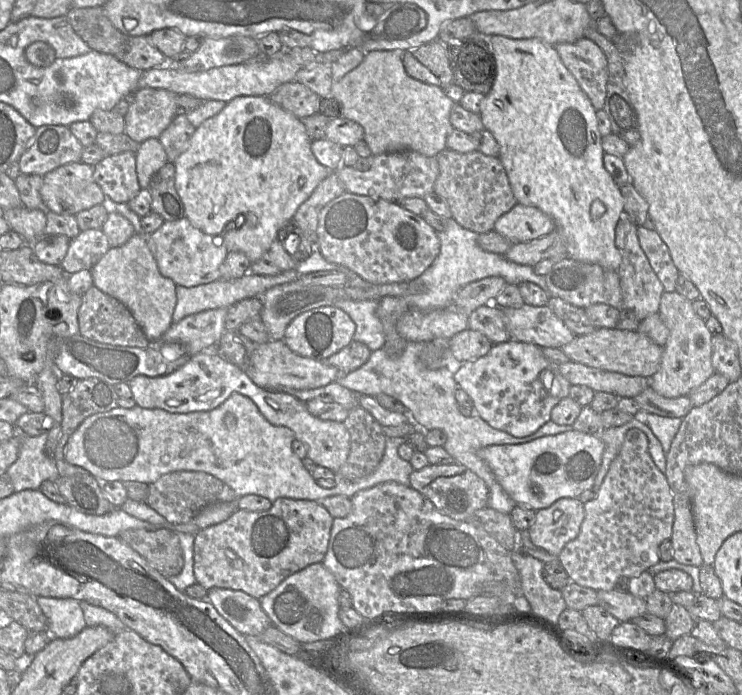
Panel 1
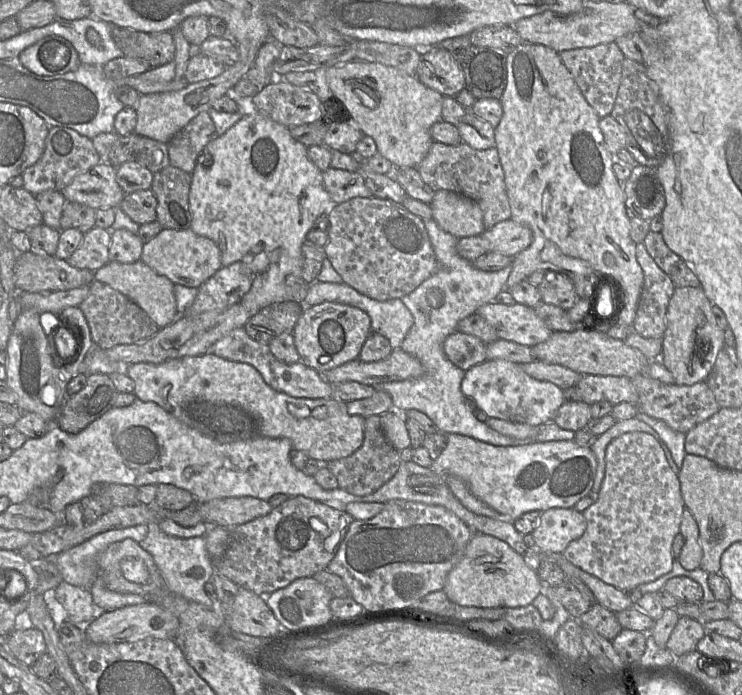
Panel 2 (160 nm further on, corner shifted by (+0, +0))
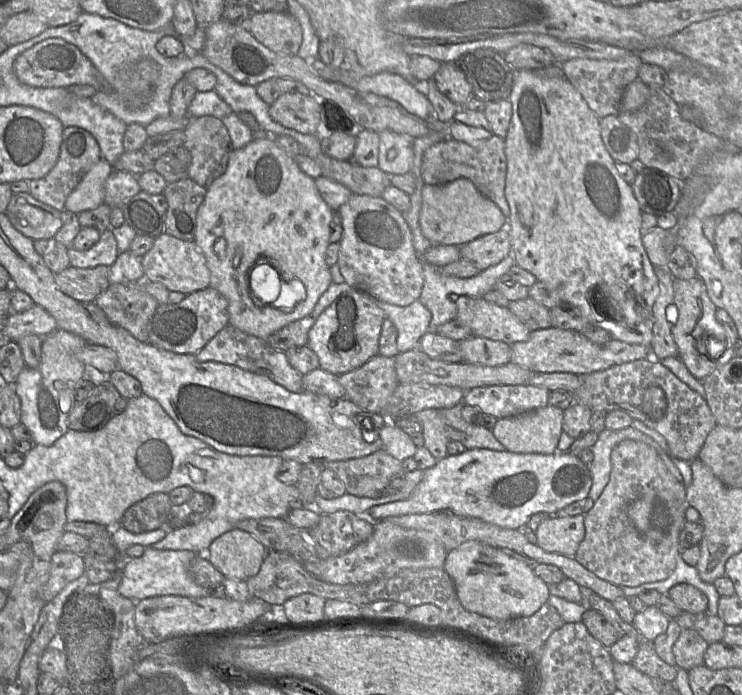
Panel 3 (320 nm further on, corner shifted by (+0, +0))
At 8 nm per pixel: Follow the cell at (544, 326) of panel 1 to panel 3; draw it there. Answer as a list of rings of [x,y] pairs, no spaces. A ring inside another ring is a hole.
[[[459,296],[456,300],[457,316],[462,325],[468,327],[472,336],[488,338],[495,341],[503,341],[509,345],[525,341],[531,330],[523,324],[508,307],[501,307],[486,301],[482,297]]]

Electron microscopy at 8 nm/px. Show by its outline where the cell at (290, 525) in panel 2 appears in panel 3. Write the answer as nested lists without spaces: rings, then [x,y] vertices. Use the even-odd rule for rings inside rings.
[[[349,511],[321,514],[316,526],[309,529],[315,541],[319,560],[345,554],[366,542],[373,534],[374,526]]]

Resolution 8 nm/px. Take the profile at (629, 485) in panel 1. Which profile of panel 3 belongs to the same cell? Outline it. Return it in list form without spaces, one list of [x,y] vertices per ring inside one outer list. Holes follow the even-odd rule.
[[[623,440],[611,452],[611,474],[606,487],[596,500],[592,509],[585,514],[585,537],[573,557],[577,562],[599,578],[620,587],[636,587],[645,583],[658,582],[667,579],[675,570],[677,558],[680,555],[679,536],[686,522],[685,513],[689,504],[686,499],[686,488],[667,469],[657,452],[647,444],[635,440]]]

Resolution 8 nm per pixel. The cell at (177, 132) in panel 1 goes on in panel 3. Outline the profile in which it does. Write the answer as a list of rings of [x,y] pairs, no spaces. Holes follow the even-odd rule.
[[[202,116],[192,118],[184,134],[183,147],[191,154],[188,176],[205,186],[222,158],[233,150],[228,130],[220,119]]]

